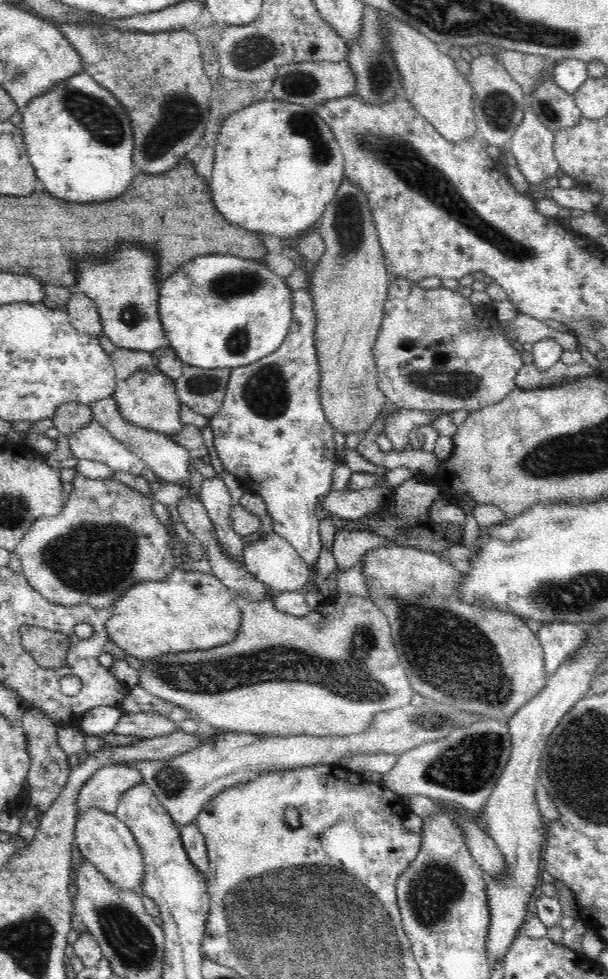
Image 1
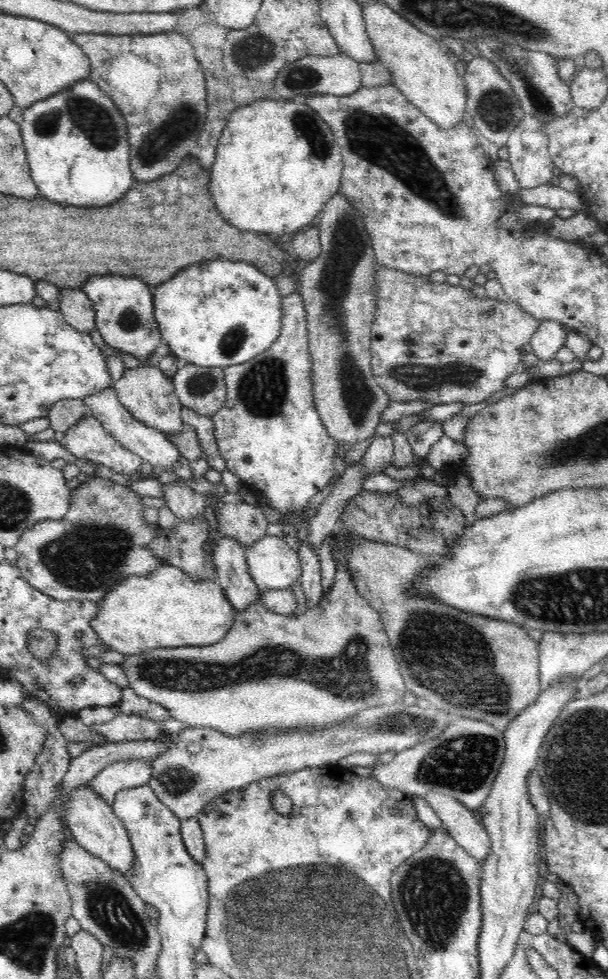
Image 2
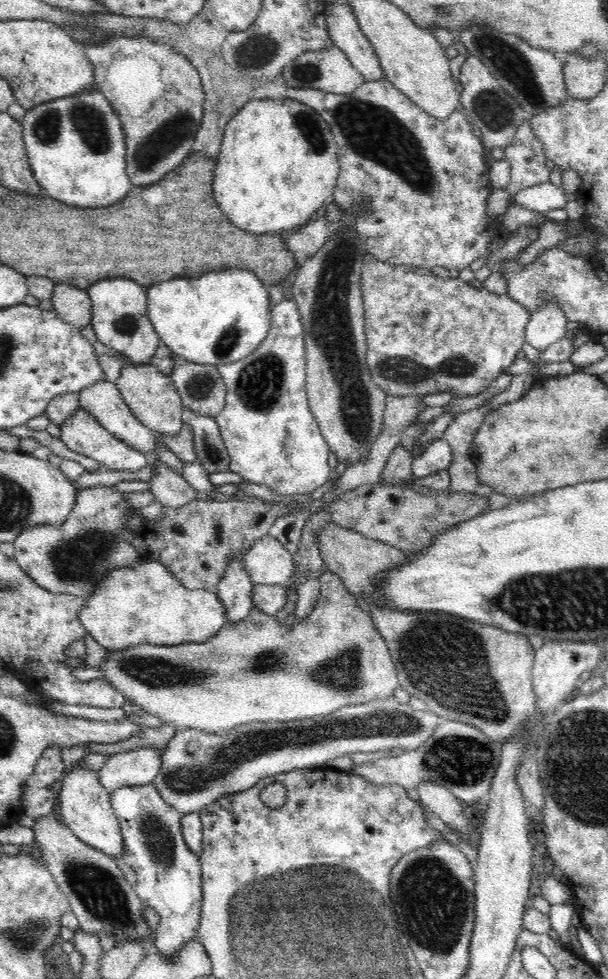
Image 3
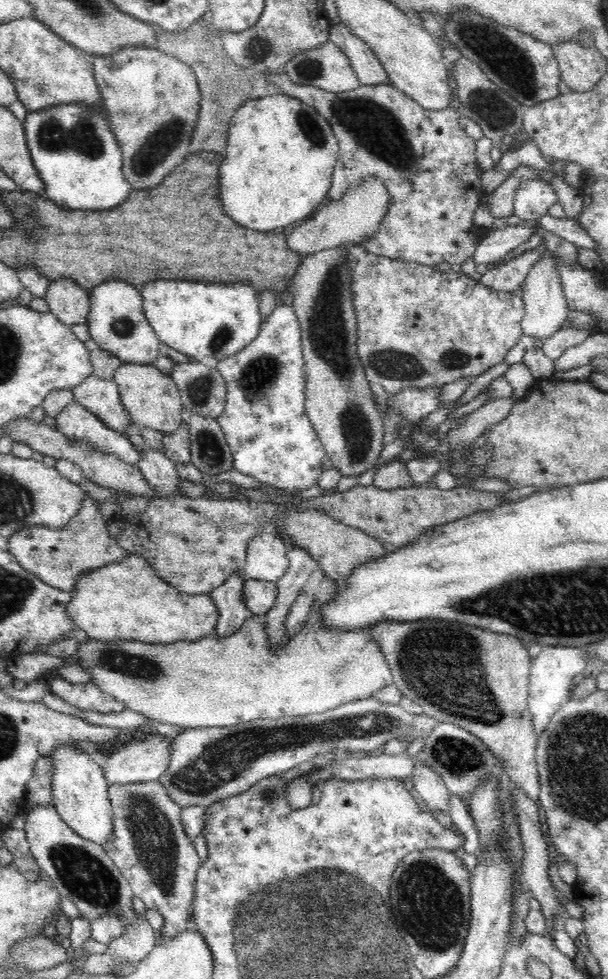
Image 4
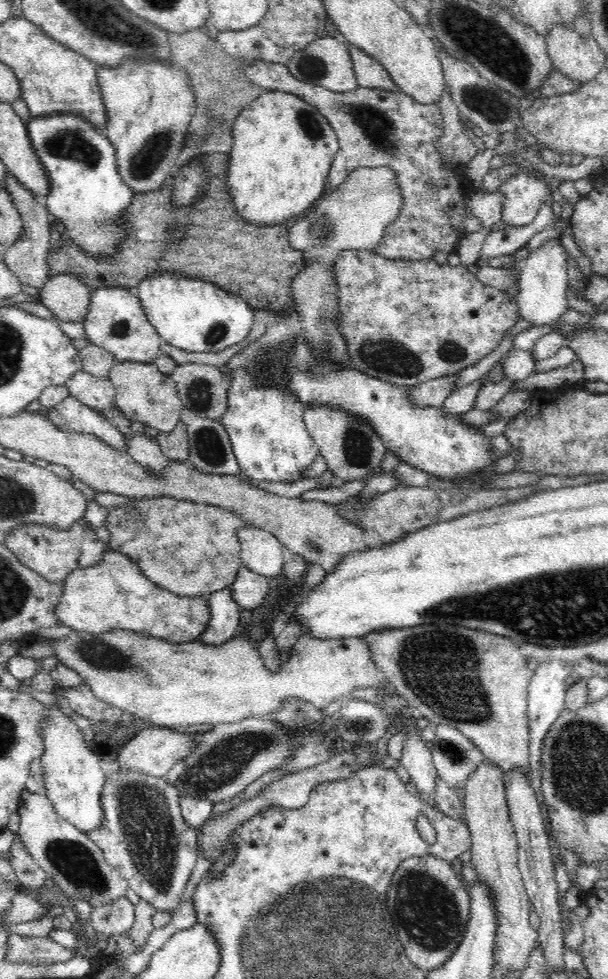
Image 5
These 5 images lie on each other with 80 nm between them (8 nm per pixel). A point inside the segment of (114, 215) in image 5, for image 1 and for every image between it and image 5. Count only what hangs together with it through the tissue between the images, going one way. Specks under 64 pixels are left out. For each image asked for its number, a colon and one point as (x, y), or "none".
1: (80, 140)
2: (77, 142)
3: (76, 146)
4: (75, 151)

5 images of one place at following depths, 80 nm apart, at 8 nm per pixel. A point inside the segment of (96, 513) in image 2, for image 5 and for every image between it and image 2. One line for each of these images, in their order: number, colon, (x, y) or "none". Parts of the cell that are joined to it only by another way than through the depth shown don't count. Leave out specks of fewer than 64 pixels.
3: (72, 559)
4: (58, 557)
5: (54, 553)

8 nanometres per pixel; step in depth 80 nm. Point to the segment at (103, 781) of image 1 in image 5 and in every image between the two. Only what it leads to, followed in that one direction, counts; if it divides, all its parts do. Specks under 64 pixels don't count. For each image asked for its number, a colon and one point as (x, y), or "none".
2: (123, 775)
3: (140, 766)
4: (142, 760)
5: (153, 751)

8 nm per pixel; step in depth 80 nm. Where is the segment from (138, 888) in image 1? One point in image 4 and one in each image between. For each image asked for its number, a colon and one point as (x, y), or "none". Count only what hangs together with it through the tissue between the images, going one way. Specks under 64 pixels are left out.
2: (94, 826)
3: (85, 804)
4: (79, 789)

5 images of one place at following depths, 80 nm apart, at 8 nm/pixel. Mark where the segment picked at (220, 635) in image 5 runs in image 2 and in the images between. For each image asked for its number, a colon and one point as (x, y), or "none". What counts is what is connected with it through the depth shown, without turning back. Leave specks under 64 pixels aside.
2: (232, 571)
3: (235, 590)
4: (229, 599)

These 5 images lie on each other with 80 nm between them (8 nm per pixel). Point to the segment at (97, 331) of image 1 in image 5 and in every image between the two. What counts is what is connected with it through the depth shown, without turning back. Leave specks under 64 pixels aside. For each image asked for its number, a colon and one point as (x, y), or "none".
2: (75, 305)
3: (74, 305)
4: (70, 302)
5: (68, 298)

